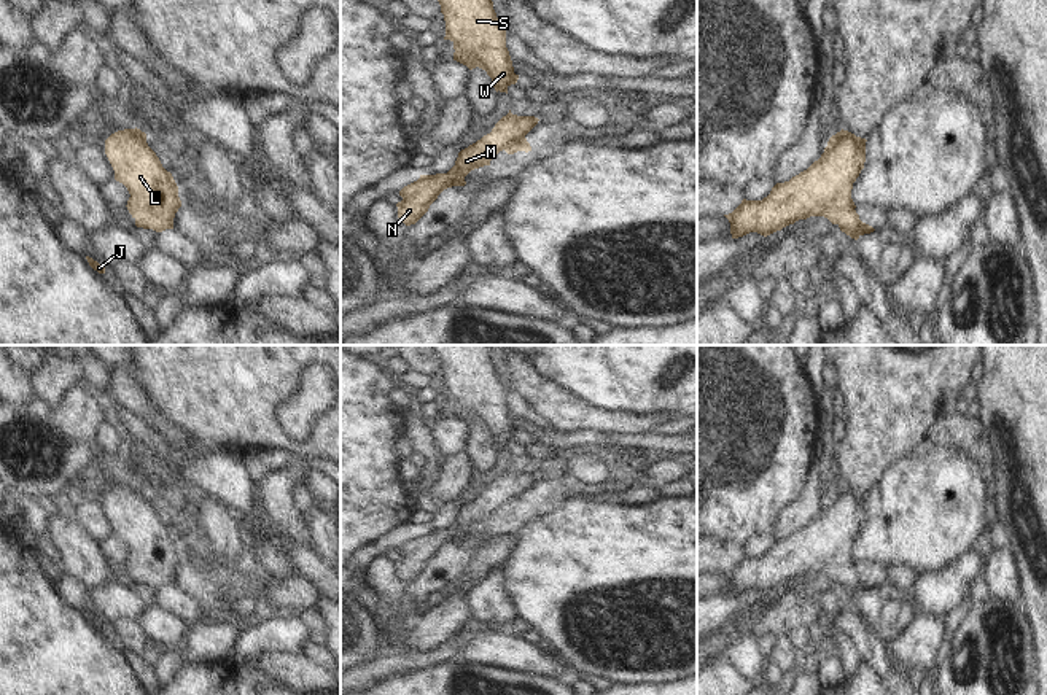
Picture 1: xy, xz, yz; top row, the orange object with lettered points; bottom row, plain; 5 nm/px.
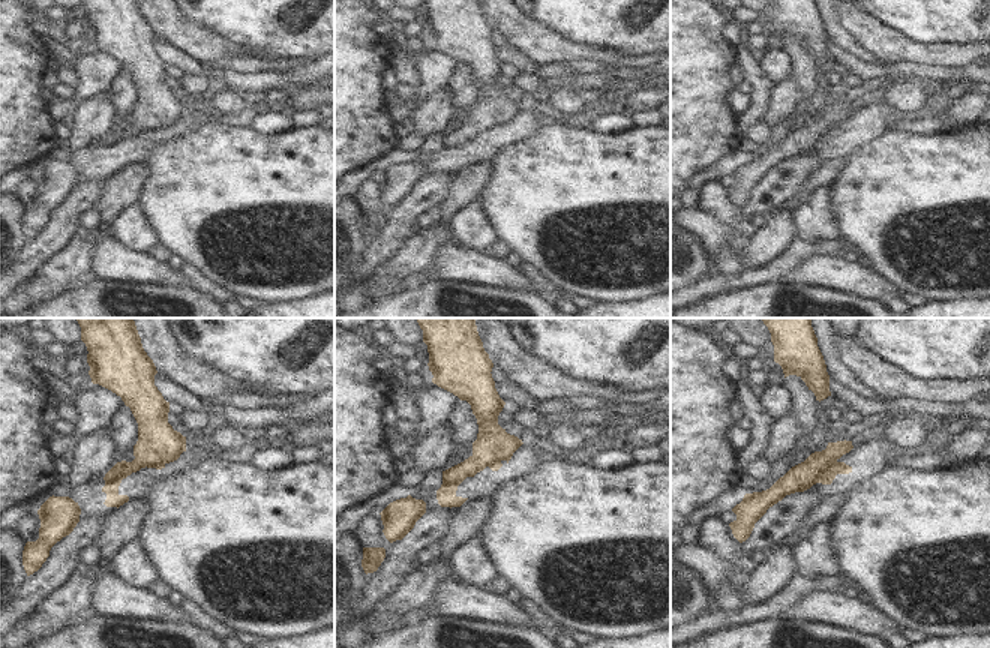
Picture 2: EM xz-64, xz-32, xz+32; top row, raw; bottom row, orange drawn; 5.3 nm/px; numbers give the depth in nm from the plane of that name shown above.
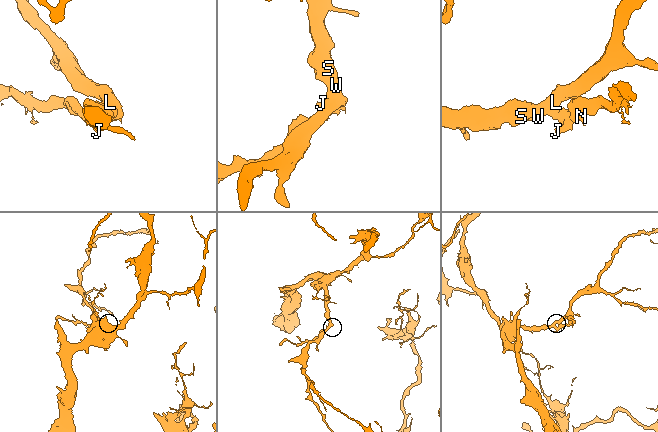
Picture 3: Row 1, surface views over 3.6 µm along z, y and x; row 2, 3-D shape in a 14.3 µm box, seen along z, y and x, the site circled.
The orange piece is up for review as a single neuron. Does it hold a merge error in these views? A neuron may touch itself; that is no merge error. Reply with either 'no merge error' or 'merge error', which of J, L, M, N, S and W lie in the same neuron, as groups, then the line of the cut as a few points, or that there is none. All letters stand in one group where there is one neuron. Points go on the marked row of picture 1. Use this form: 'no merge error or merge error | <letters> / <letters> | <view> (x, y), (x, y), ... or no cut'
no merge error | J L M N S W | no cut

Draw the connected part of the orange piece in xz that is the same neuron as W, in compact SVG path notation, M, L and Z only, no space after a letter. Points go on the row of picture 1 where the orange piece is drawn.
M438 0L446 21L446 37L453 43L453 60L469 70L479 67L492 78L498 92L516 84L512 60L506 48L506 30L492 0Z

